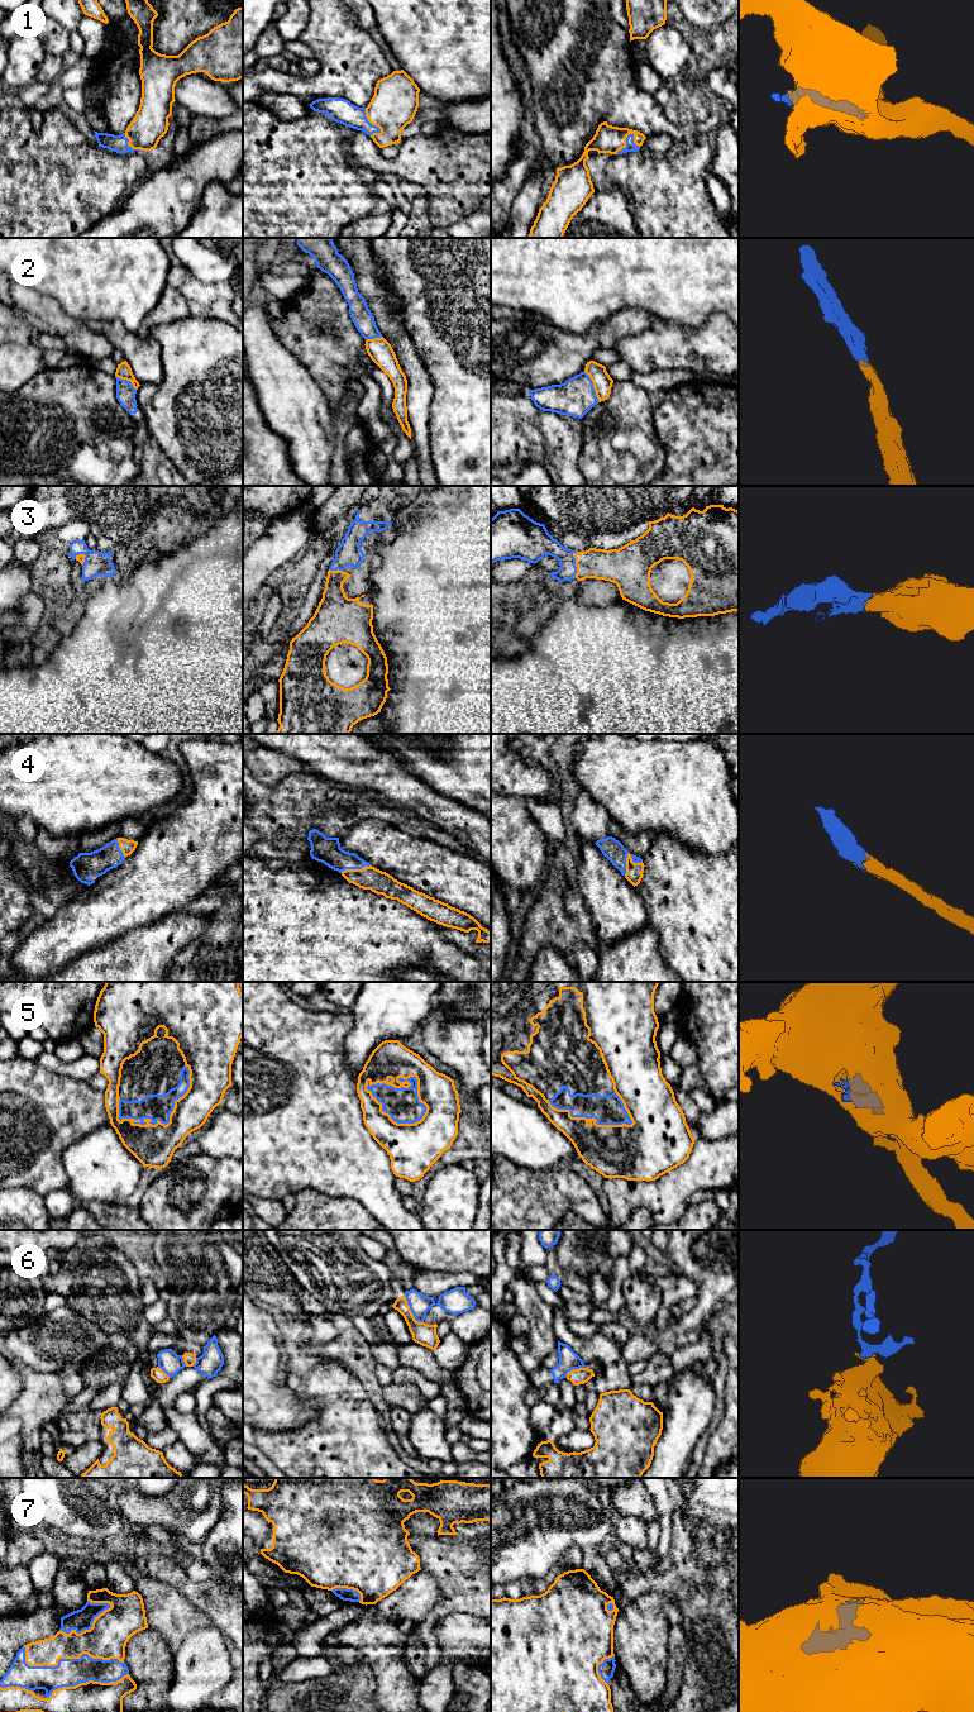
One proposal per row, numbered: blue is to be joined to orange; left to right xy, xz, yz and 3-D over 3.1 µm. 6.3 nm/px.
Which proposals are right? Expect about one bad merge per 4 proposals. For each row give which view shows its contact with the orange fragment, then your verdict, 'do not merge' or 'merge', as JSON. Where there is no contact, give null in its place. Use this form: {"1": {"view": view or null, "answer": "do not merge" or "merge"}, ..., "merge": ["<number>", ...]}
{"1": {"view": "yz", "answer": "merge"}, "2": {"view": "yz", "answer": "merge"}, "3": {"view": "yz", "answer": "merge"}, "4": {"view": "yz", "answer": "merge"}, "5": {"view": "xz", "answer": "merge"}, "6": {"view": "xz", "answer": "do not merge"}, "7": {"view": "xy", "answer": "merge"}, "merge": ["1", "2", "3", "4", "5", "7"]}

